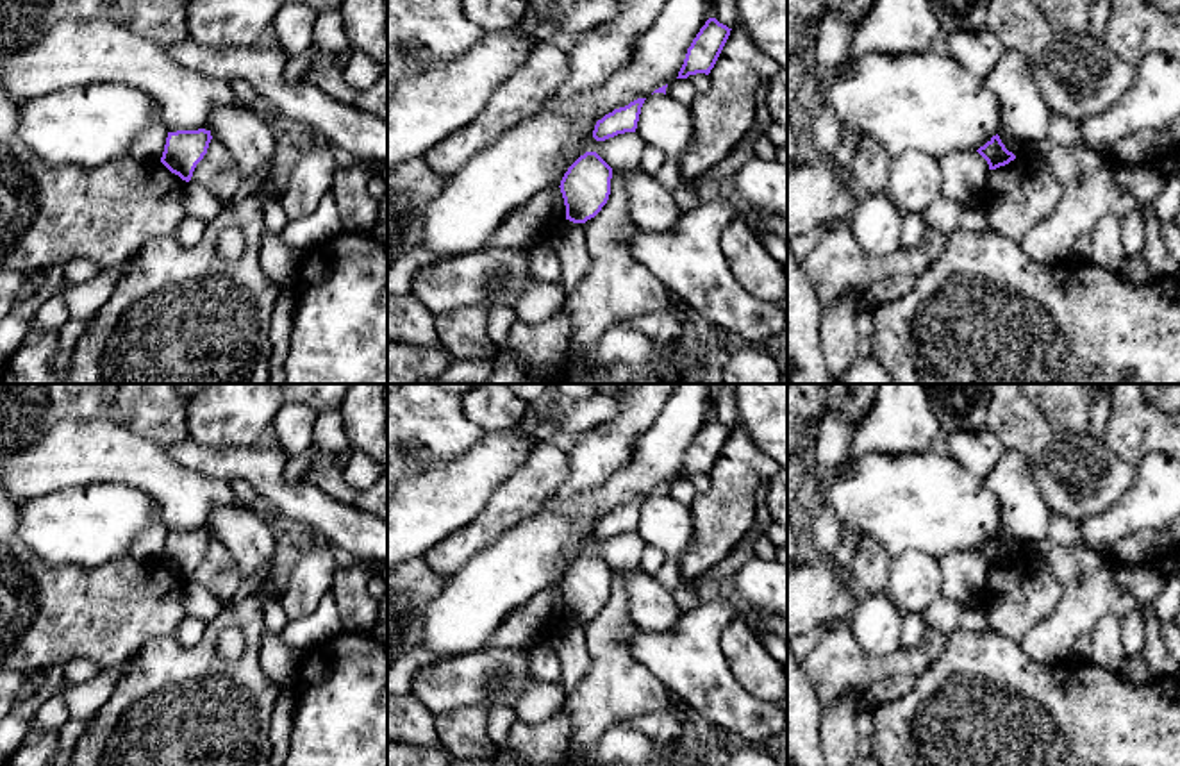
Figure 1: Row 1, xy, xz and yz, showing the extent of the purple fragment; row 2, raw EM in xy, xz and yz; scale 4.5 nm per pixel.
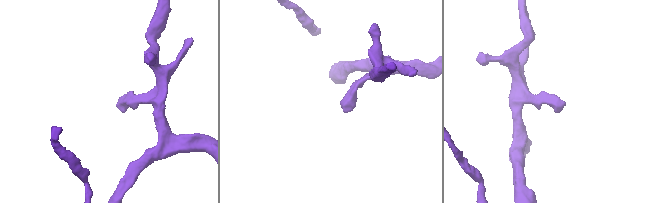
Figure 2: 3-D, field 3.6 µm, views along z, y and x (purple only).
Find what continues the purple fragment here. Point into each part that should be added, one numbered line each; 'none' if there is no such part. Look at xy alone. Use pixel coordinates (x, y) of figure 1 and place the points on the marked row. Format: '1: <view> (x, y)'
none

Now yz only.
none

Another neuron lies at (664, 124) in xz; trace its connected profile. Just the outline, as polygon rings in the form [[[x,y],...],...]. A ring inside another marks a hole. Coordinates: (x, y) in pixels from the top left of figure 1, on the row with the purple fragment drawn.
[[[653,93],[641,107],[636,132],[668,159],[678,159],[693,145],[693,111],[664,93]]]

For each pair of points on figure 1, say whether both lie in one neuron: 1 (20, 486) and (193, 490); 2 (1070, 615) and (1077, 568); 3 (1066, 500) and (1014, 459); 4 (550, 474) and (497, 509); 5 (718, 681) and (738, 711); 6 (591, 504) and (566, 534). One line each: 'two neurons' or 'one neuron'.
1: one neuron
2: one neuron
3: two neurons
4: one neuron
5: one neuron
6: two neurons

